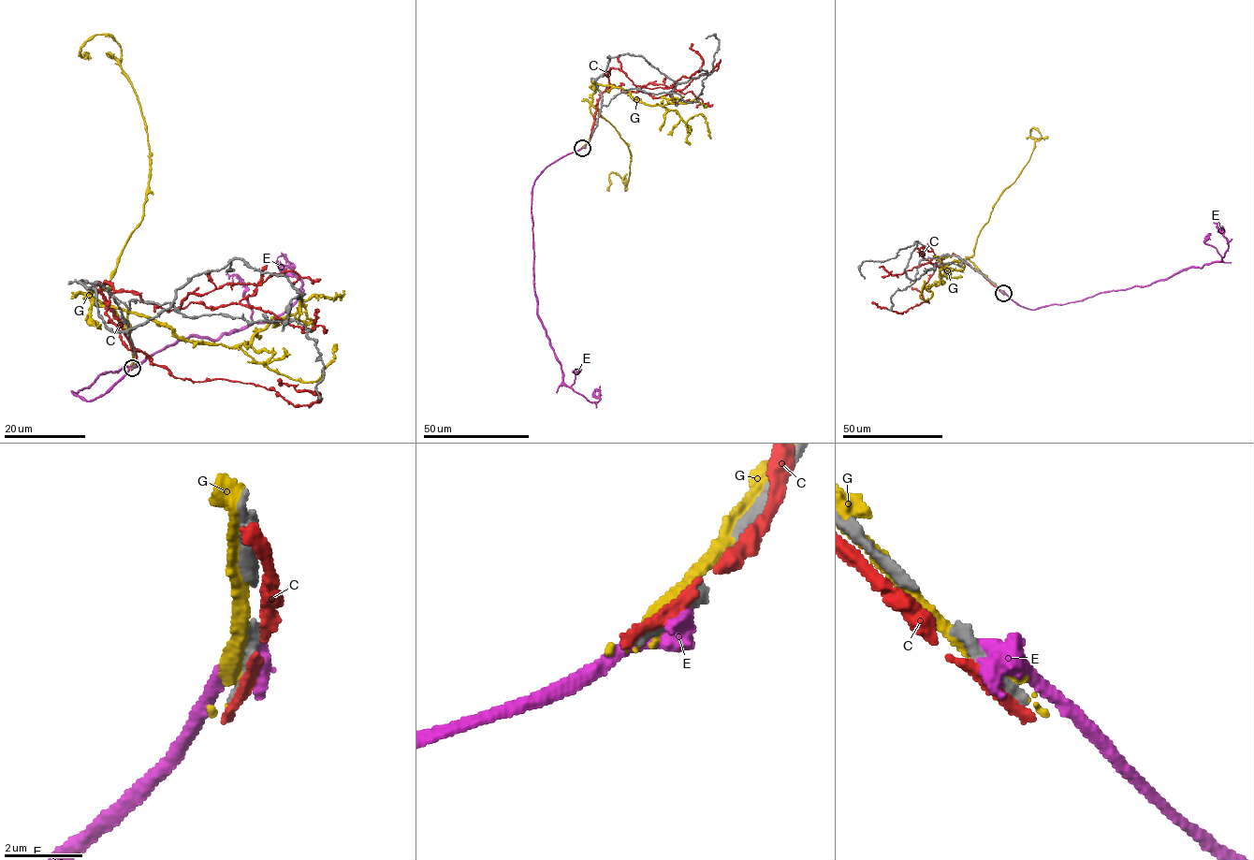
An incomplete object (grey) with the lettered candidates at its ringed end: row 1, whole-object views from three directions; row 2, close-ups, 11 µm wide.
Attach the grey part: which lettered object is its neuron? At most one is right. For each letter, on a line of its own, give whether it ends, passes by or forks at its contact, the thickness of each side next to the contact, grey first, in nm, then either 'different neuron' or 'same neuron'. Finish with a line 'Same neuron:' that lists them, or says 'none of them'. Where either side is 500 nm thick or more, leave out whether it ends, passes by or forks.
C: it passes by; calibres 400 and 260 nm; different neuron
E: calibres 280 and 700 nm; different neuron
G: it passes by; calibres 280 and 440 nm; different neuron
Same neuron: none of them

